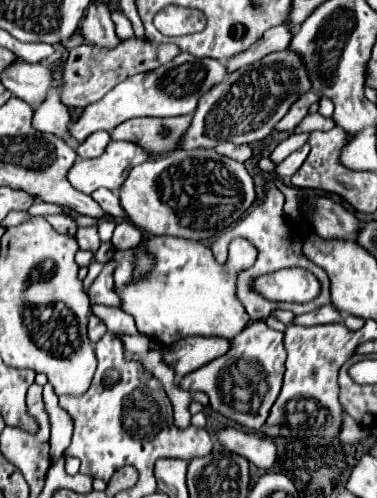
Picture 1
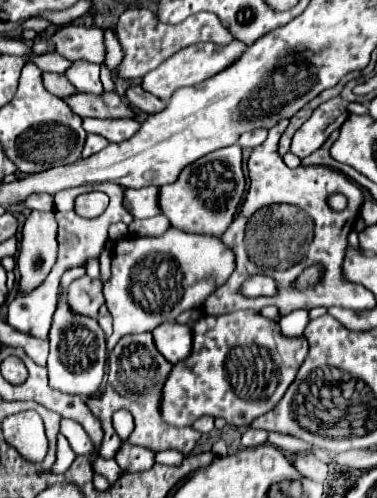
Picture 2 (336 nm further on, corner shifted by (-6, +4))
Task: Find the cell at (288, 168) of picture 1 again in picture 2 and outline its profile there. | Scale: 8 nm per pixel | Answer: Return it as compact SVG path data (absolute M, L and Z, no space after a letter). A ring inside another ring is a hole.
M334 97L322 103L292 137L290 153L294 153L300 159L314 153L316 149L322 147L322 143L328 139L328 135L334 129L342 127L346 119L348 119L348 111L342 97Z

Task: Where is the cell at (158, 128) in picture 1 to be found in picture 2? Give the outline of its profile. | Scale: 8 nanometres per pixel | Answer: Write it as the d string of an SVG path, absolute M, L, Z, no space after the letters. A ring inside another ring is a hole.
M138 85L136 87L130 87L126 91L126 97L128 97L128 101L130 101L130 105L134 109L138 109L138 111L142 111L146 115L154 115L154 113L158 113L158 111L162 111L166 107L166 101L162 101L162 99L150 95L150 93L146 93Z

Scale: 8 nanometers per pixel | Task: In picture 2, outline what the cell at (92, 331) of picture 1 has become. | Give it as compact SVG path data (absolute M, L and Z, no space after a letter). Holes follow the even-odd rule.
M102 305L100 311L98 311L98 323L100 323L100 327L104 329L106 337L110 337L110 335L112 335L112 319L110 319L110 311L108 311L104 305Z

